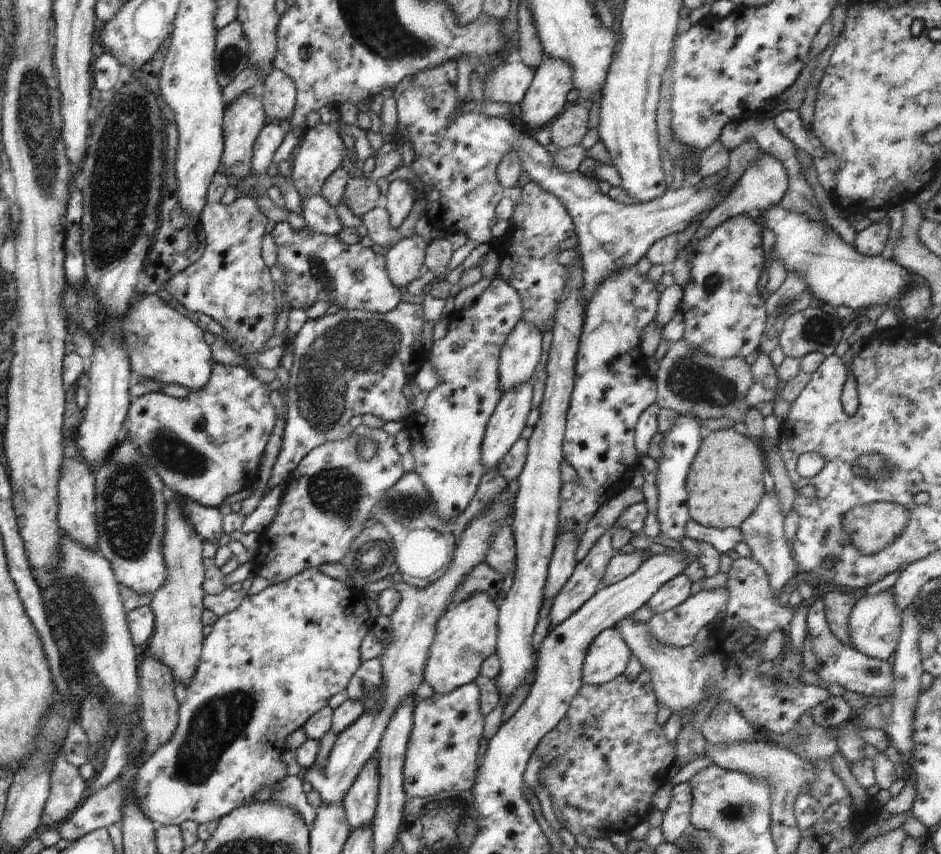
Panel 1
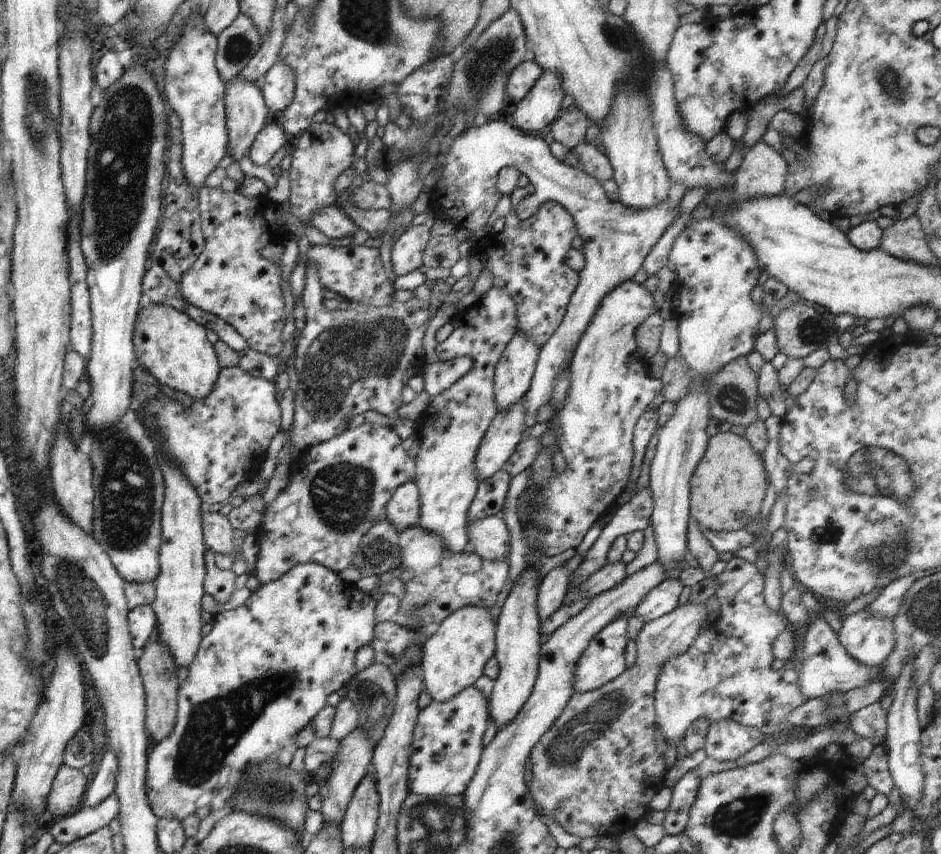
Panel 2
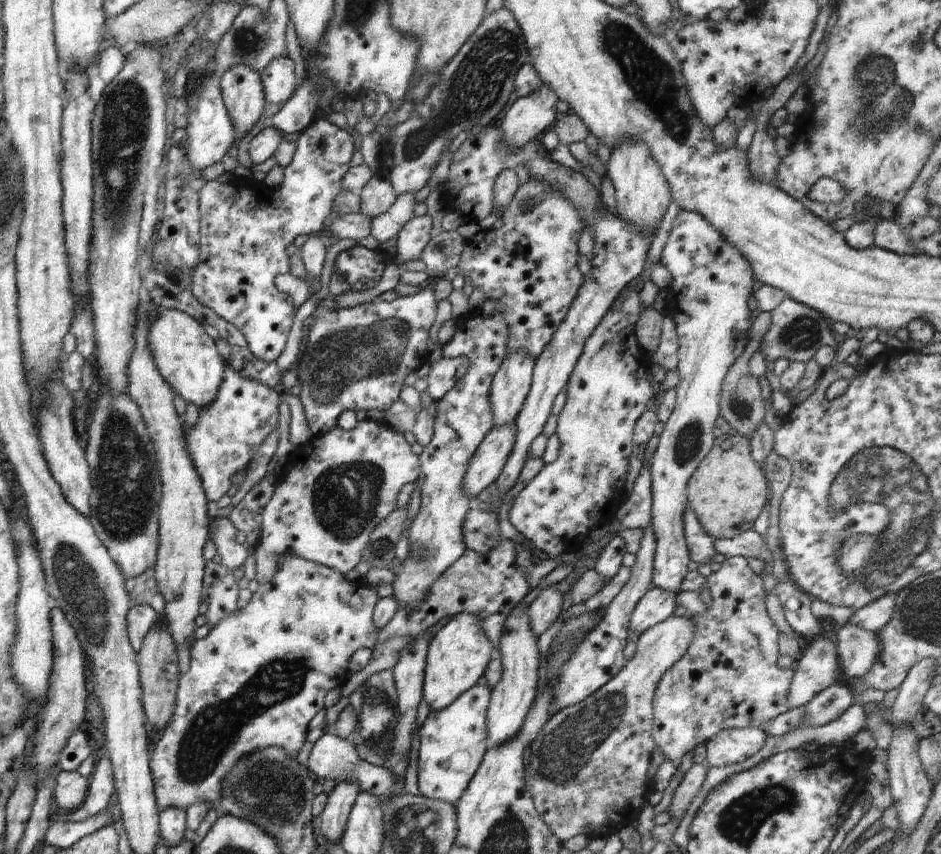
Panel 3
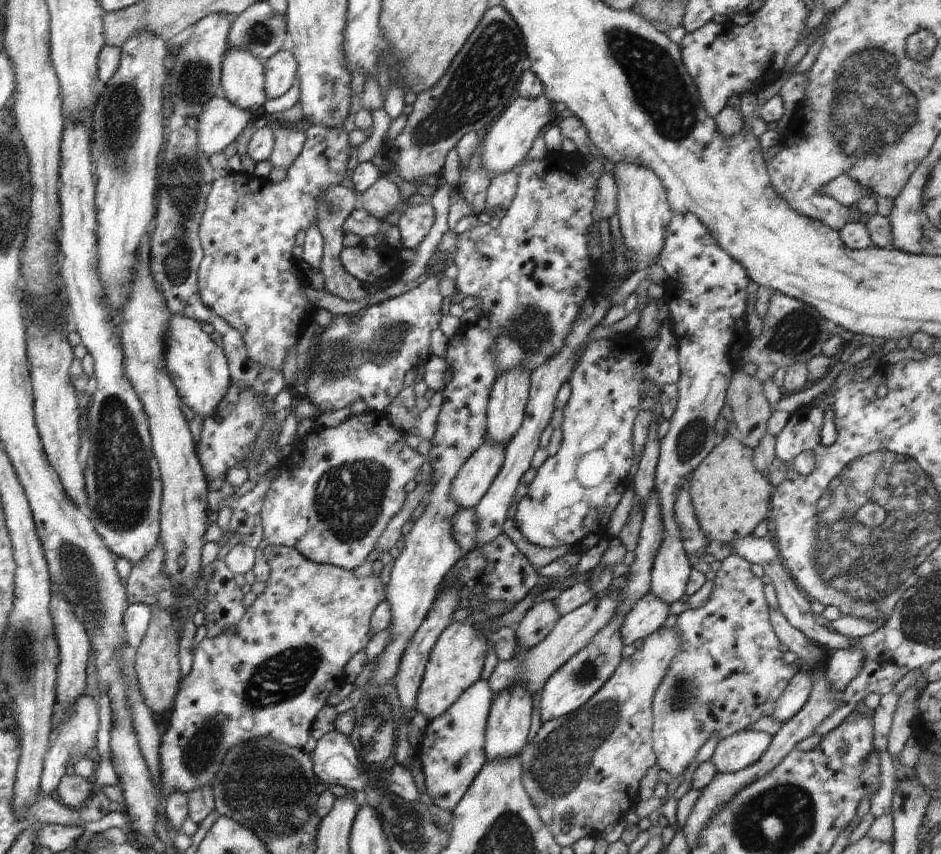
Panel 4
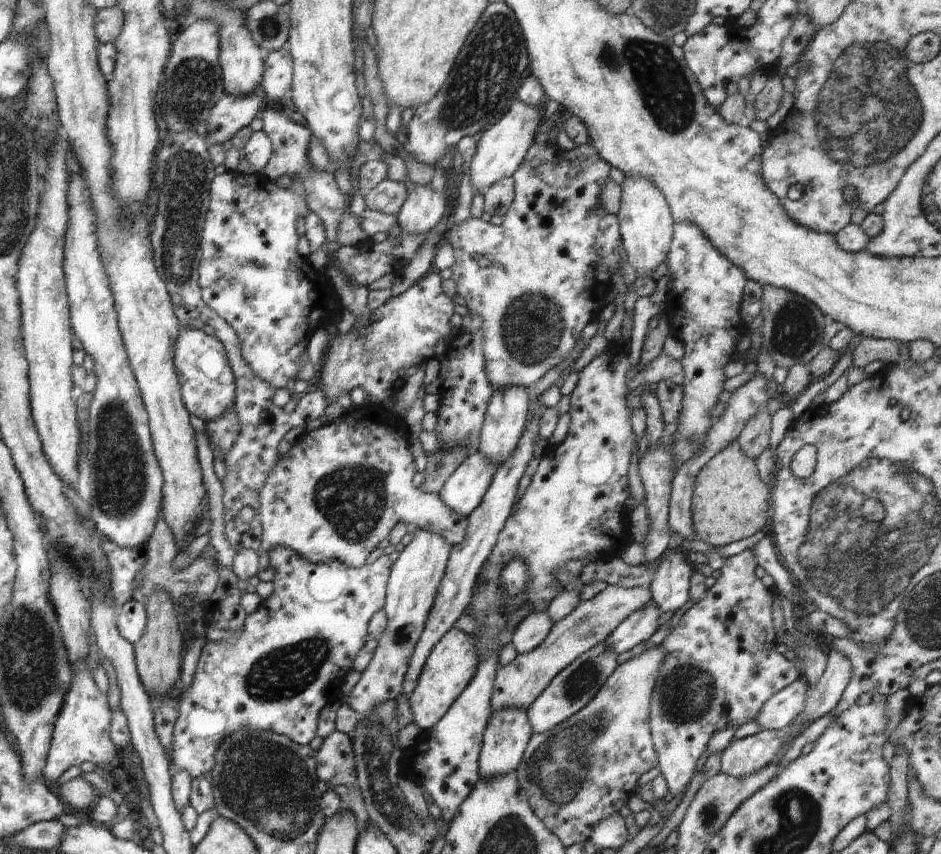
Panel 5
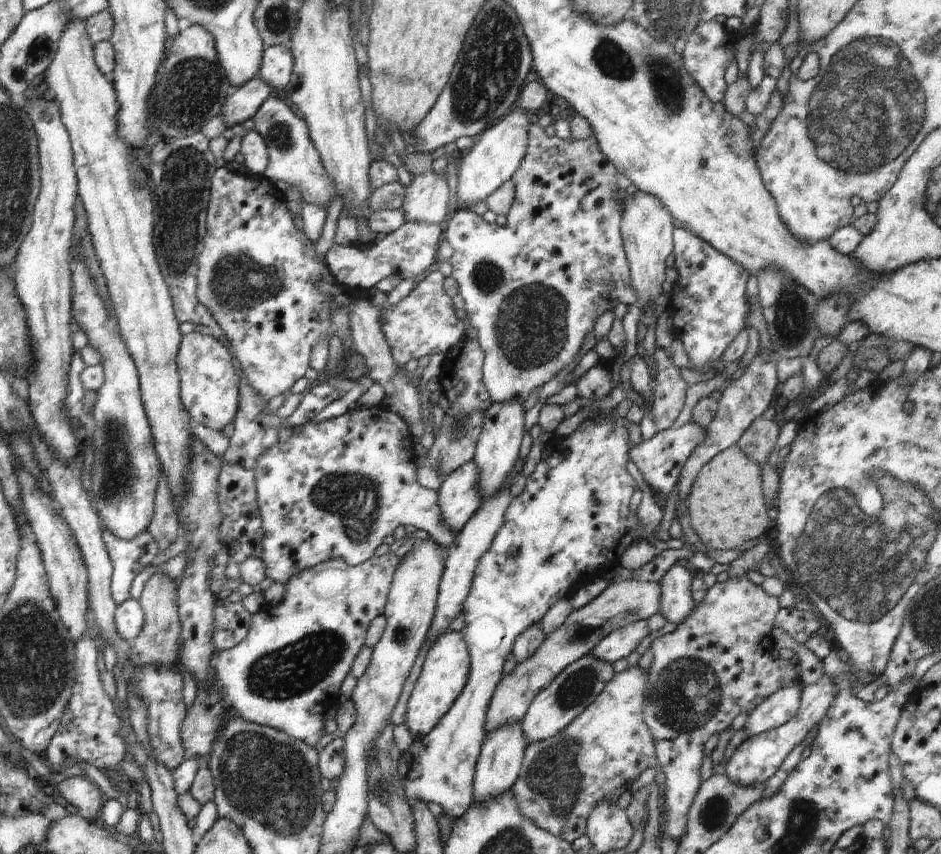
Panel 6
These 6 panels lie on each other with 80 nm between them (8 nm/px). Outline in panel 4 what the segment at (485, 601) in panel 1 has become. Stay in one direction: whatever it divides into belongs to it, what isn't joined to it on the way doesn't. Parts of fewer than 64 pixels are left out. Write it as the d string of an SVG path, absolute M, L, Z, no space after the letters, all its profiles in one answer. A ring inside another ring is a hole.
M454 621L439 634L426 663L417 696L417 710L427 718L427 724L445 713L464 690L481 679L486 654L486 636L468 622Z

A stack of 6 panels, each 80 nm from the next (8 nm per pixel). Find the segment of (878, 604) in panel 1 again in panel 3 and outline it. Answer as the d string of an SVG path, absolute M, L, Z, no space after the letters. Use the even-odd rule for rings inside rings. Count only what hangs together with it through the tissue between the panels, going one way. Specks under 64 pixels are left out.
M846 623L838 630L836 646L846 680L865 675L879 659L882 643L877 632L852 623Z

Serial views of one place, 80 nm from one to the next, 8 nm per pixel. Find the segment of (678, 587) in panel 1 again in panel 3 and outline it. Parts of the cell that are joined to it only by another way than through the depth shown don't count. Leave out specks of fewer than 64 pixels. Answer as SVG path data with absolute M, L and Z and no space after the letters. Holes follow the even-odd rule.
M652 586L636 603L630 617L629 631L633 630L640 636L645 630L670 618L677 607L677 596L669 590Z

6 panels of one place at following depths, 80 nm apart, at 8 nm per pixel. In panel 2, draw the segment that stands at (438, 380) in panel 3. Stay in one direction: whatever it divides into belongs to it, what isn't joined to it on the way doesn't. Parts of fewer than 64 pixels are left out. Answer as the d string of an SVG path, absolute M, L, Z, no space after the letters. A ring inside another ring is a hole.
M458 357L454 361L425 363L420 376L424 381L424 389L431 397L449 389L454 382L463 377L473 365L471 358Z

